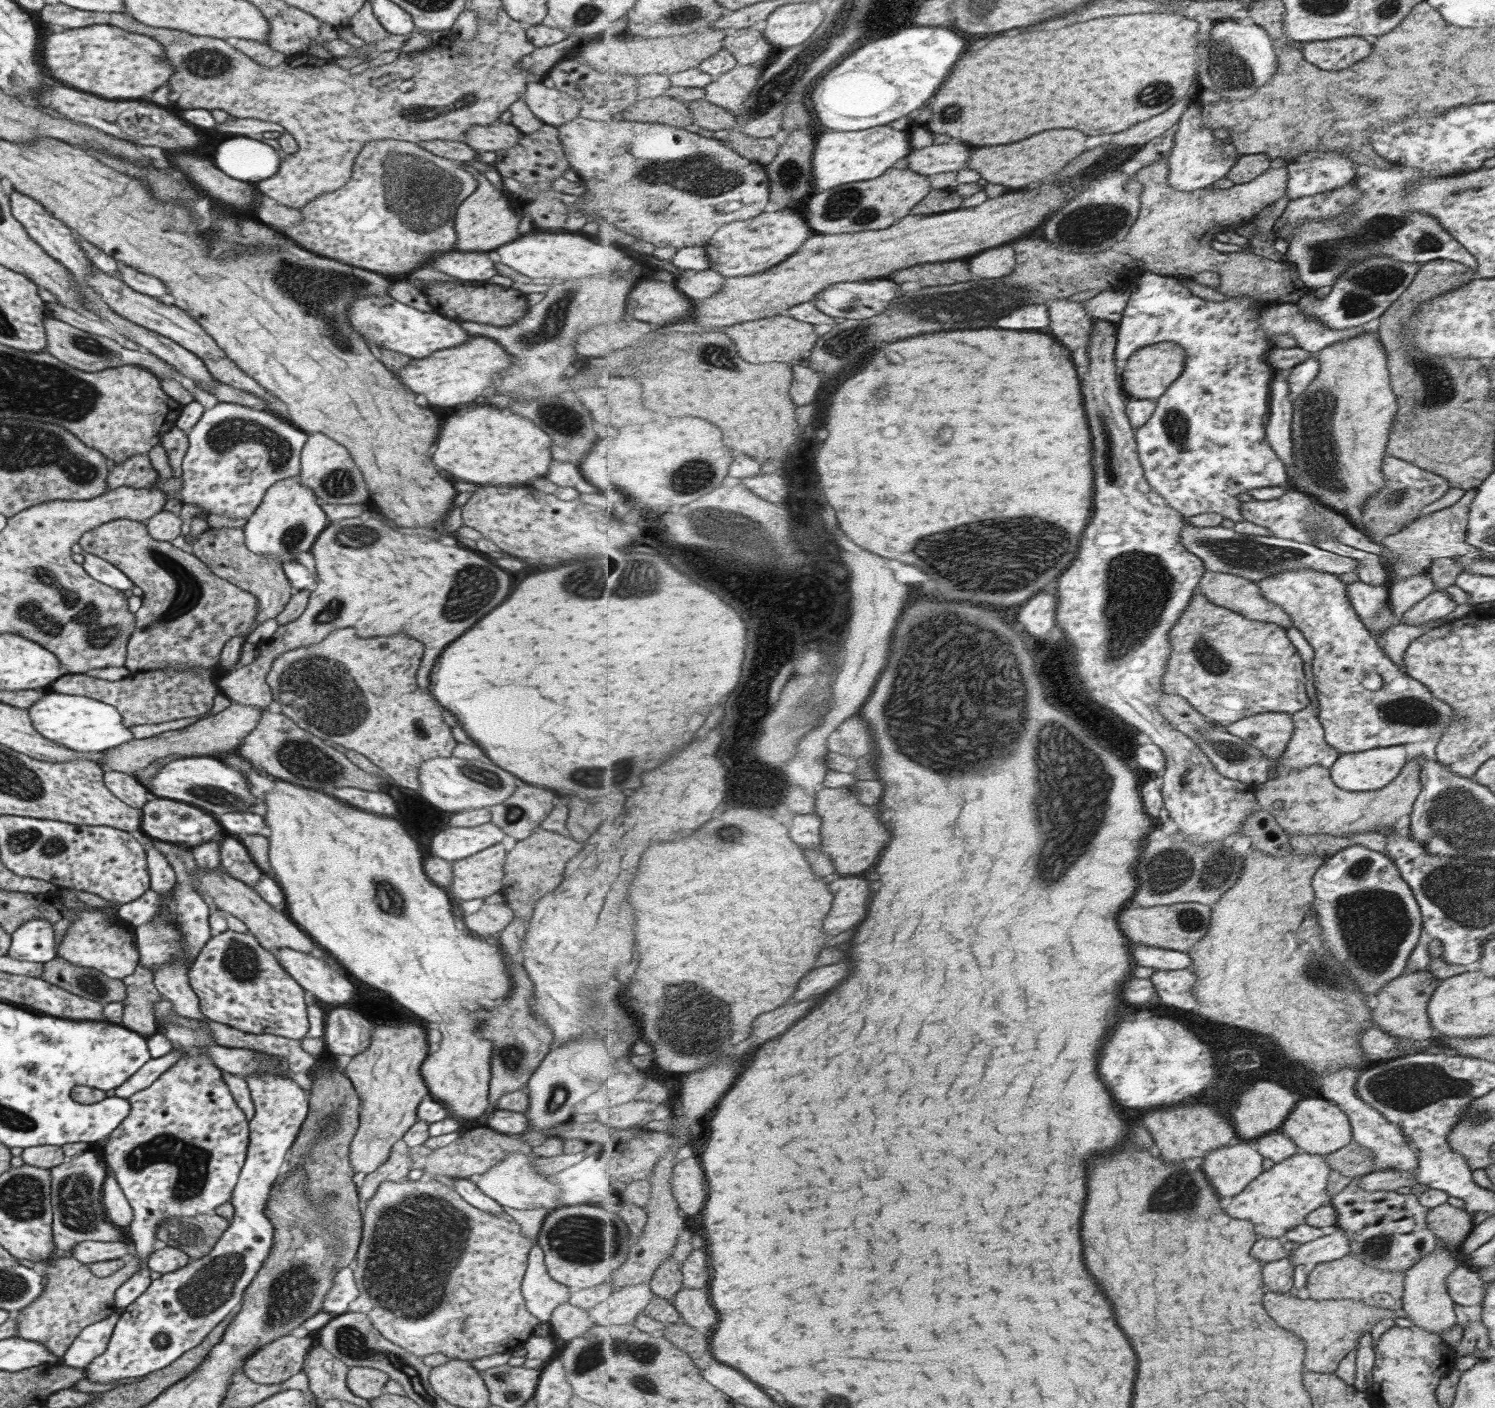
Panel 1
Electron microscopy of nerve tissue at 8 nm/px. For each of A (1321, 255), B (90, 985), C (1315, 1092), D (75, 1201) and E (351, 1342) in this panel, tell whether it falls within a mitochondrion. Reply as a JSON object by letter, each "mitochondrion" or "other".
{"A":"mitochondrion","B":"mitochondrion","C":"other","D":"mitochondrion","E":"mitochondrion"}

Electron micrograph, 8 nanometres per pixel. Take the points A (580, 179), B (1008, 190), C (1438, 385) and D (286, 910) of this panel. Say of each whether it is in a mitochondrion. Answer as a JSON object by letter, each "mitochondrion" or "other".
{"A":"other","B":"other","C":"mitochondrion","D":"other"}

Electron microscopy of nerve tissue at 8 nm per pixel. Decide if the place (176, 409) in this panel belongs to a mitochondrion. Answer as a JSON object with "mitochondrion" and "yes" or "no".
{"mitochondrion":"no"}

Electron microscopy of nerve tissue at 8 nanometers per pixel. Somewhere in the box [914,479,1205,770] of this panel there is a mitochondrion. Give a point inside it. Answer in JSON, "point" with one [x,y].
{"point":[1140,587]}

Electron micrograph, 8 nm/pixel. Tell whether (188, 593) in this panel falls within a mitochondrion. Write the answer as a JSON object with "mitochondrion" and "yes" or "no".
{"mitochondrion":"yes"}

